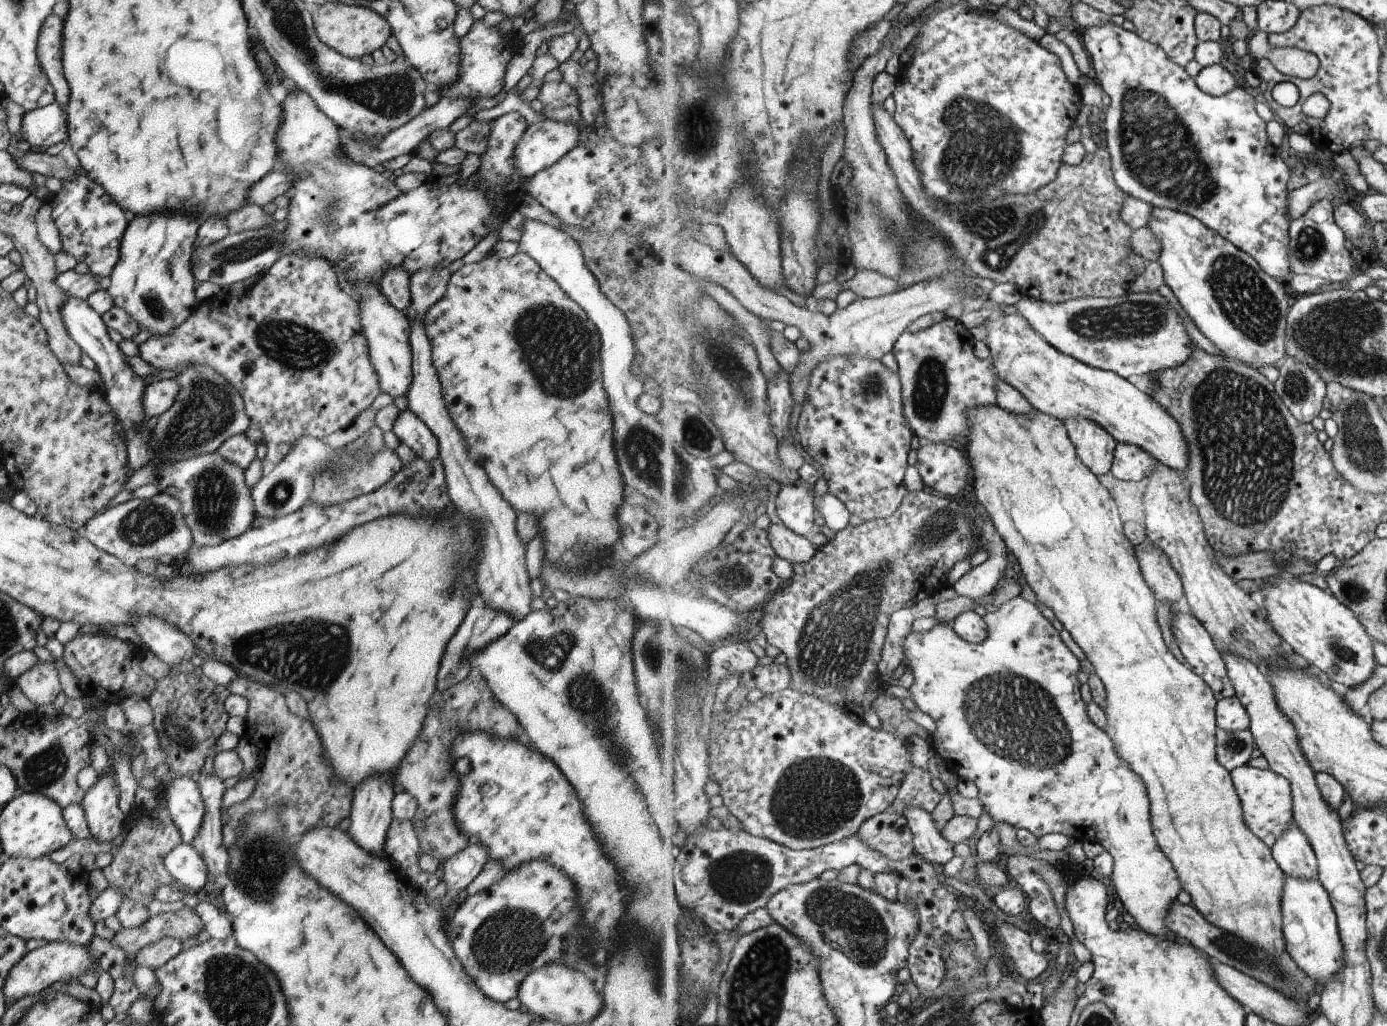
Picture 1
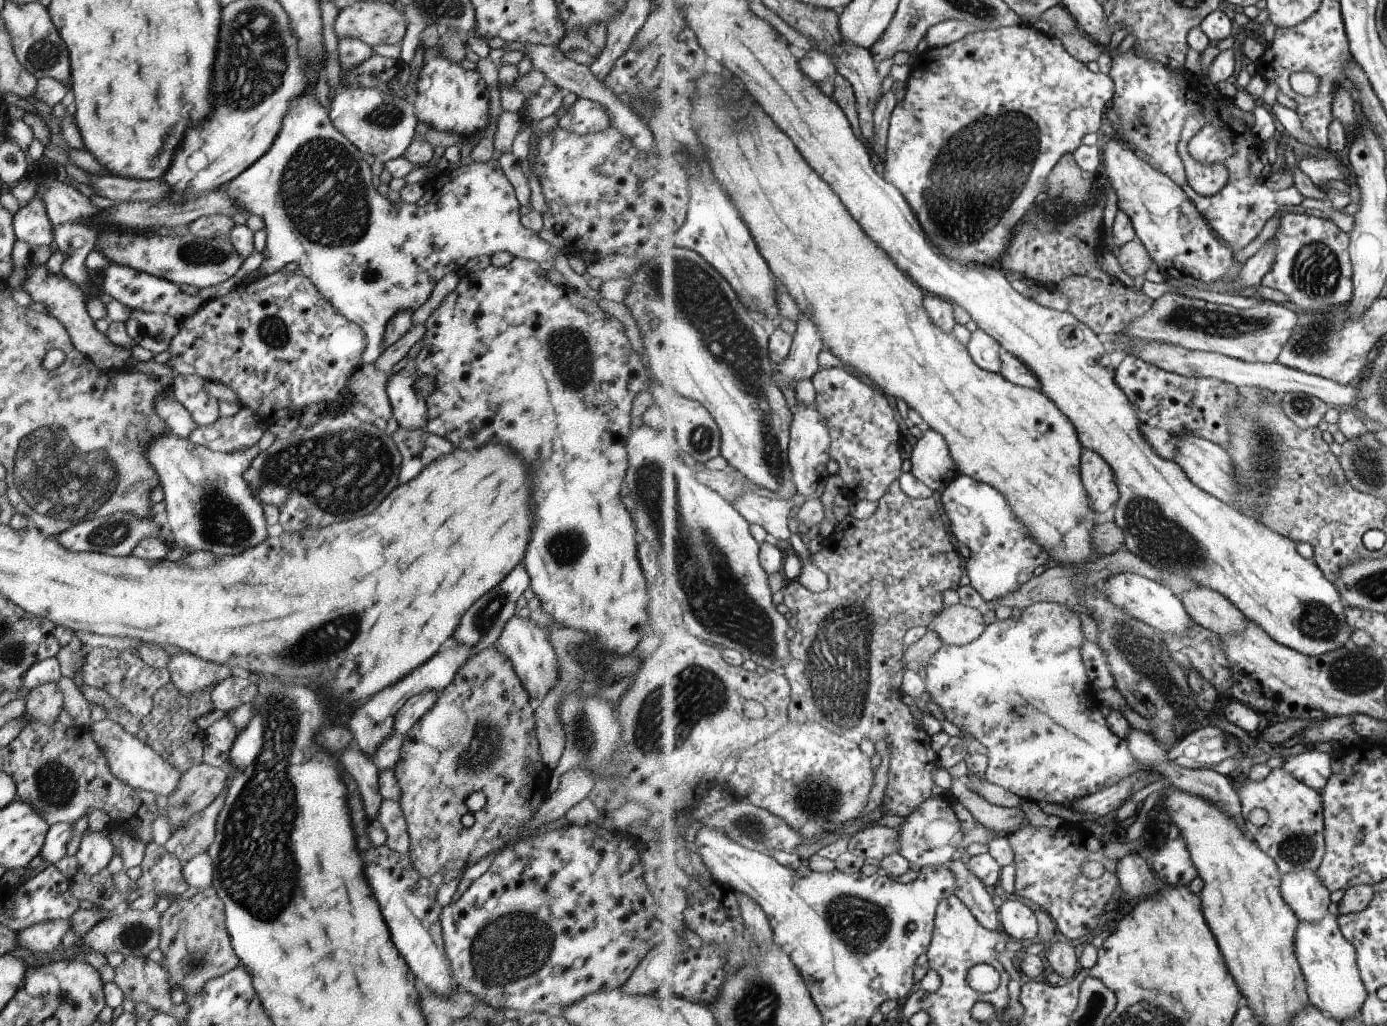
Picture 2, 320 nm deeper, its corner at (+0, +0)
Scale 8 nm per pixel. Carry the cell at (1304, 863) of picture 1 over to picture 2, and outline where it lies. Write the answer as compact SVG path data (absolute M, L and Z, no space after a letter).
M1315 871L1286 874L1282 877L1282 893L1301 922L1318 923L1335 910L1331 891Z

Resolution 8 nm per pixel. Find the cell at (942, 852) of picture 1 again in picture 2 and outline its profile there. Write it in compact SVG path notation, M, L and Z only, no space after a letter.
M956 858L949 864L958 880L956 895L967 905L967 908L977 917L977 920L989 930L1004 933L999 914L999 904L993 904L989 890L985 888L982 880L975 873Z

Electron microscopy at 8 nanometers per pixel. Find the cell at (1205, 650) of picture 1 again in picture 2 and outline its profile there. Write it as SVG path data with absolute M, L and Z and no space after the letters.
M1117 573L1106 579L1104 593L1115 606L1159 631L1182 633L1190 627L1191 616L1186 611L1182 598L1146 576L1135 573Z

